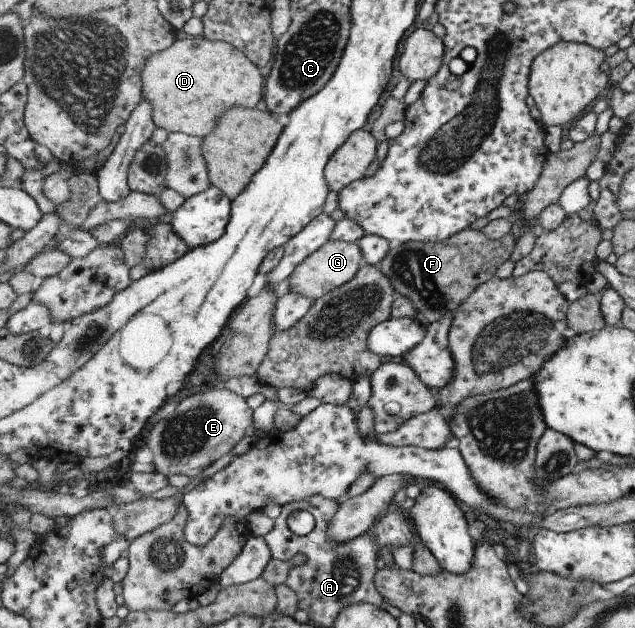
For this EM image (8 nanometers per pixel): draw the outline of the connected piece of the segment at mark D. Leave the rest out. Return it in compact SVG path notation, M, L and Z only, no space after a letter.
M203 36L176 40L173 46L151 57L142 73L142 97L151 104L157 128L205 138L219 118L232 107L263 105L265 79L257 65L233 45Z

